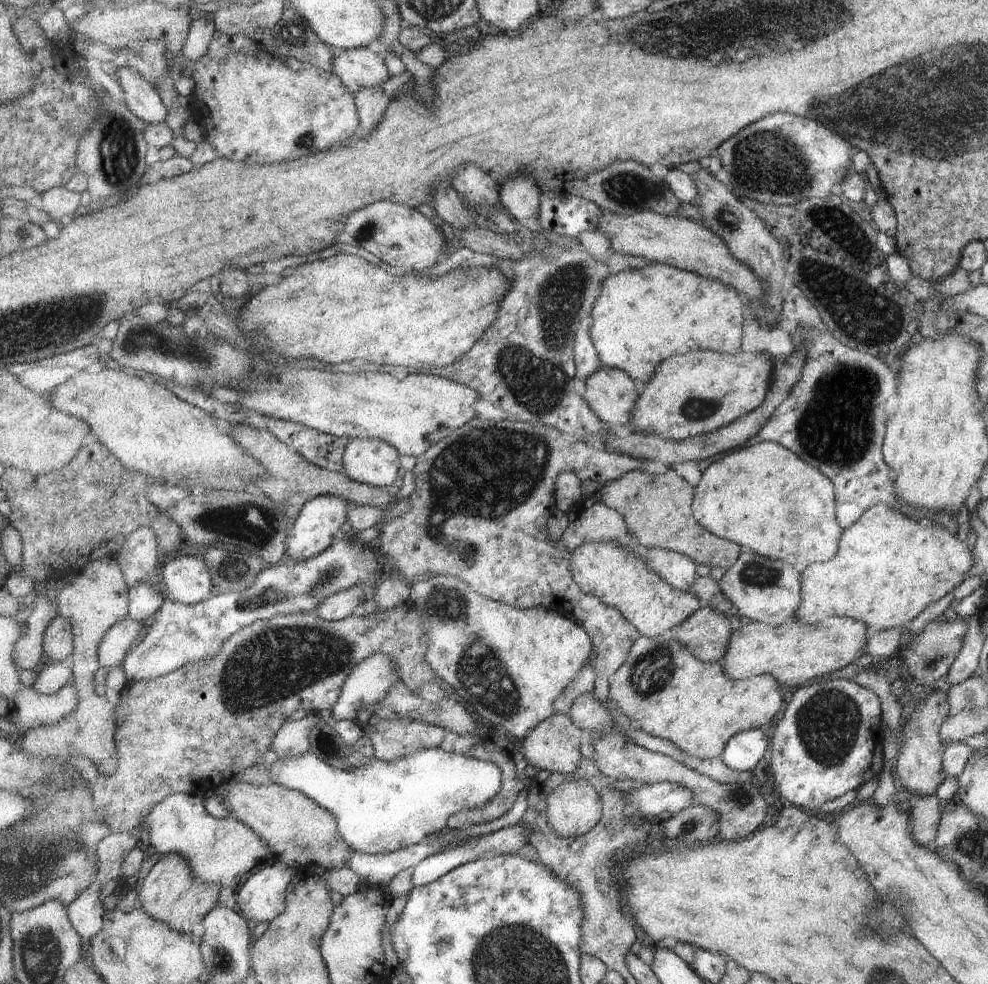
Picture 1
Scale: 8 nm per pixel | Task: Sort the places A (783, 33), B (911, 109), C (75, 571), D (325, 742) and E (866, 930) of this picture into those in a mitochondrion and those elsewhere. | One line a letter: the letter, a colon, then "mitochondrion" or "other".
A: mitochondrion
B: mitochondrion
C: other
D: other
E: other

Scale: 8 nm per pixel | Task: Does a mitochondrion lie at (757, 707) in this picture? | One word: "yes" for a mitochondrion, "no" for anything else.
no

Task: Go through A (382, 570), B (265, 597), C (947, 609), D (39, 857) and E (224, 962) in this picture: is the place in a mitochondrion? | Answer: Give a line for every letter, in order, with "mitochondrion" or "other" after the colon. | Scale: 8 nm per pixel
A: other
B: mitochondrion
C: other
D: mitochondrion
E: mitochondrion

